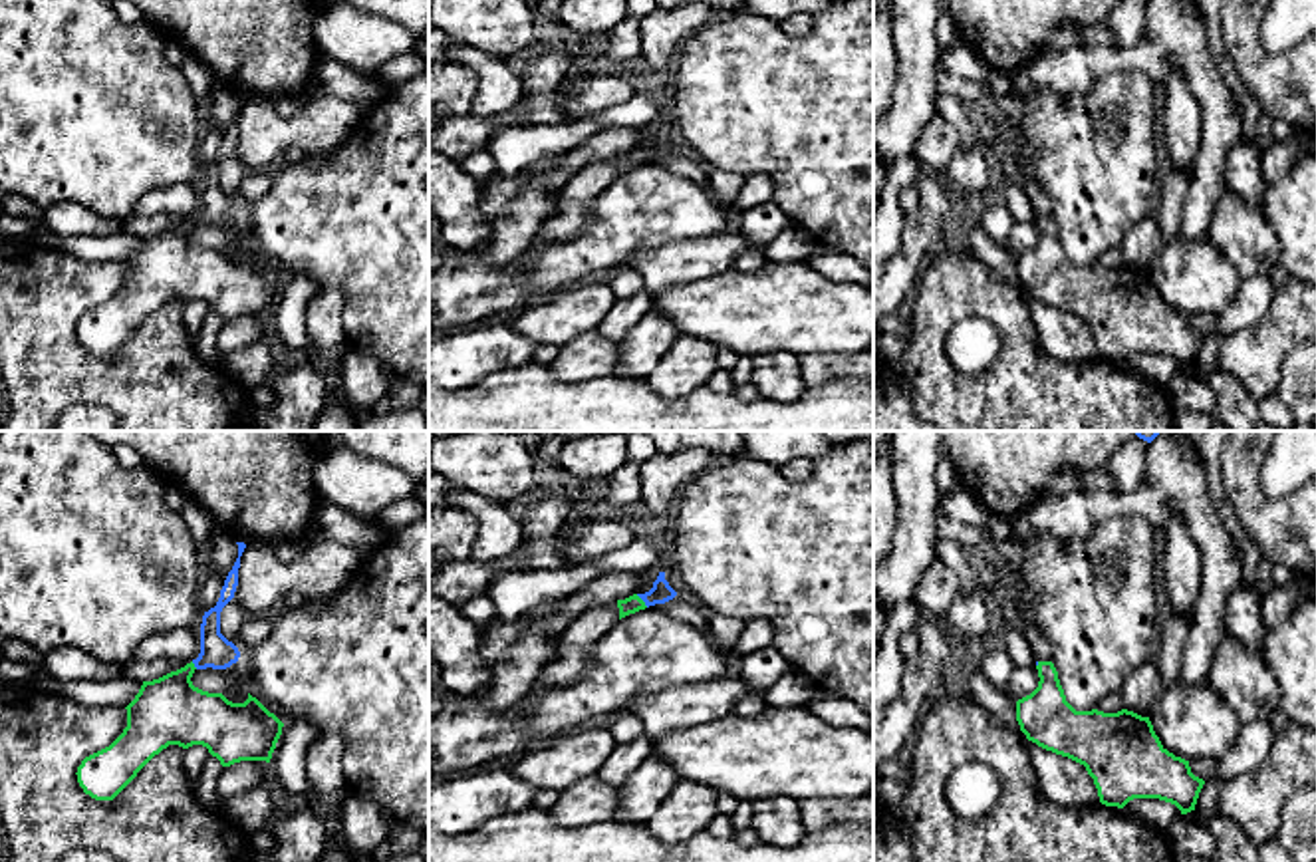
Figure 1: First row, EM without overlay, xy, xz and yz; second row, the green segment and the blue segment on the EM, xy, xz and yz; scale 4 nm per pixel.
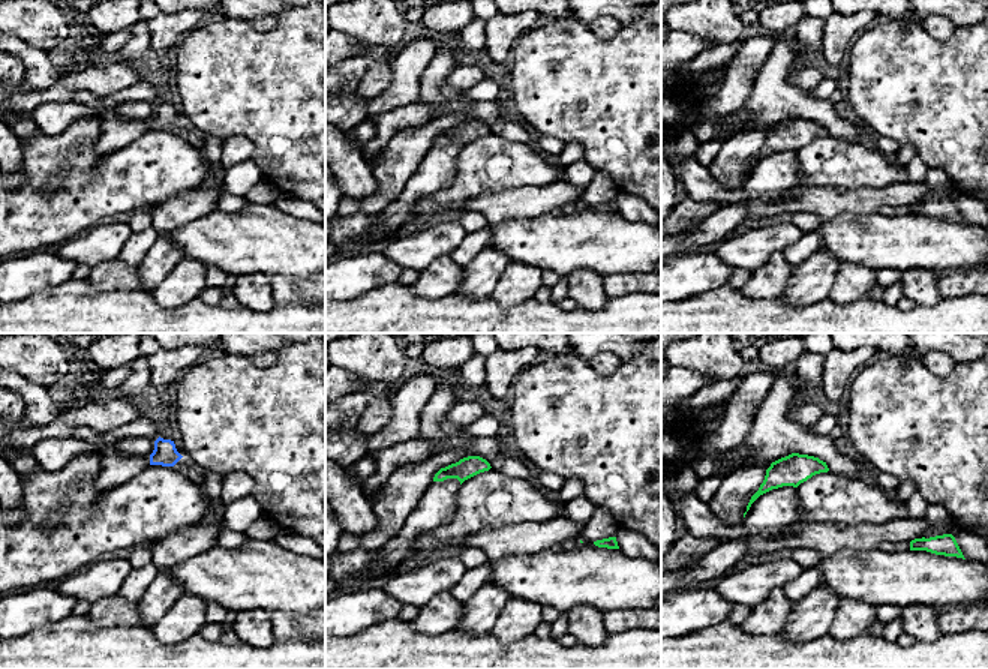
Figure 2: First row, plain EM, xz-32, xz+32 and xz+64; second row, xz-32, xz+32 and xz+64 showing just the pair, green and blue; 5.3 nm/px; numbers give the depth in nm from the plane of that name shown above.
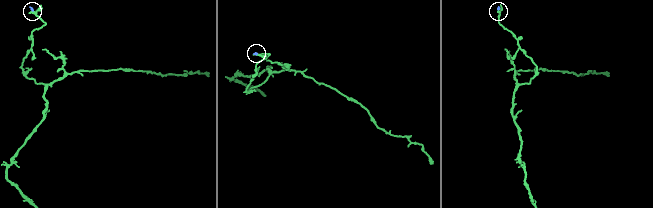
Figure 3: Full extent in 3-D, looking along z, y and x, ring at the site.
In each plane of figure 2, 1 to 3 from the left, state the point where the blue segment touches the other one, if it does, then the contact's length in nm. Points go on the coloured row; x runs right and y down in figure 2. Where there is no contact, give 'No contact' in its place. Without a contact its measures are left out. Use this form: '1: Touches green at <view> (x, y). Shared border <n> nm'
1: No contact
2: No contact
3: No contact

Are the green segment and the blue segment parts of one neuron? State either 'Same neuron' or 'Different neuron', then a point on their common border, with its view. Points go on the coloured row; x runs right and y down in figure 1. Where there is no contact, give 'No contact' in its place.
Same neuron. Touches green at xz (642, 600)

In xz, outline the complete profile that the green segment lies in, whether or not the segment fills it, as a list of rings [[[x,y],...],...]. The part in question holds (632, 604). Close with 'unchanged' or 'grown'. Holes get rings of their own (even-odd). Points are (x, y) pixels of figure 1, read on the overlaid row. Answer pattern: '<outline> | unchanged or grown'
[[[659,572],[659,576],[653,582],[653,588],[649,592],[633,594],[625,600],[617,600],[619,620],[629,614],[635,614],[639,610],[645,610],[649,606],[665,604],[665,602],[673,600],[675,596],[677,596],[677,592],[665,580],[665,572]]] | grown

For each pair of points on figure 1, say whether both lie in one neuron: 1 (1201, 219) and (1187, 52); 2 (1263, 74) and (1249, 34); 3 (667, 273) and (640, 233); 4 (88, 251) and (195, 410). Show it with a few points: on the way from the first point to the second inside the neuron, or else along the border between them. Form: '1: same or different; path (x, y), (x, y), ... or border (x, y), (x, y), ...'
1: same; path (1207, 177), (1215, 147), (1213, 94)
2: same; path (1255, 64), (1249, 58), (1249, 44)
3: different; border (695, 239), (638, 251), (622, 267)
4: different; border (48, 249), (58, 249), (84, 261), (124, 263)

